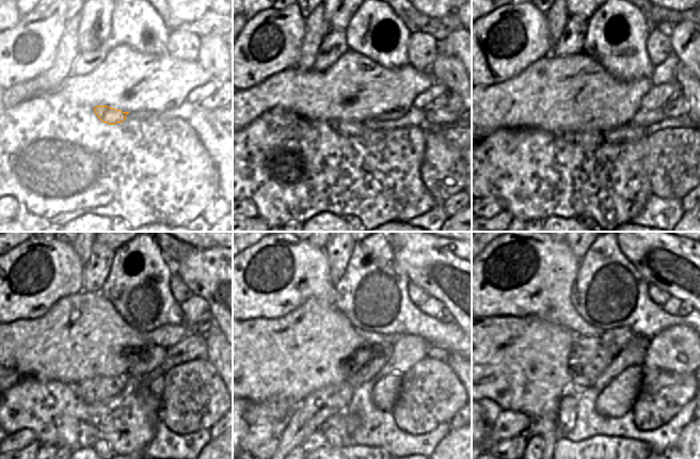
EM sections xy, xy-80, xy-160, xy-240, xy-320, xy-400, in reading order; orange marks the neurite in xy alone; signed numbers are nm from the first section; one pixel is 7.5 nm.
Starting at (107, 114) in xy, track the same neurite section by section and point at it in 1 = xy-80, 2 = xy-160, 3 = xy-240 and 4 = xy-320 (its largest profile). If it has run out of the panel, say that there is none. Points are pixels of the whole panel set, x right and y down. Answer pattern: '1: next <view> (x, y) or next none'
1: next xy-80 (344, 127)
2: next xy-160 (592, 140)
3: next xy-240 (90, 391)
4: next xy-320 (311, 414)

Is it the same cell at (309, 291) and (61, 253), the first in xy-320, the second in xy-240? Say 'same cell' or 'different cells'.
same cell

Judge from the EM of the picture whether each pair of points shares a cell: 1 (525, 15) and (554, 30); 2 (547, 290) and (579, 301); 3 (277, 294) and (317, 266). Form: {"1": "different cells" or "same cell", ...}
{"1": "different cells", "2": "different cells", "3": "same cell"}

